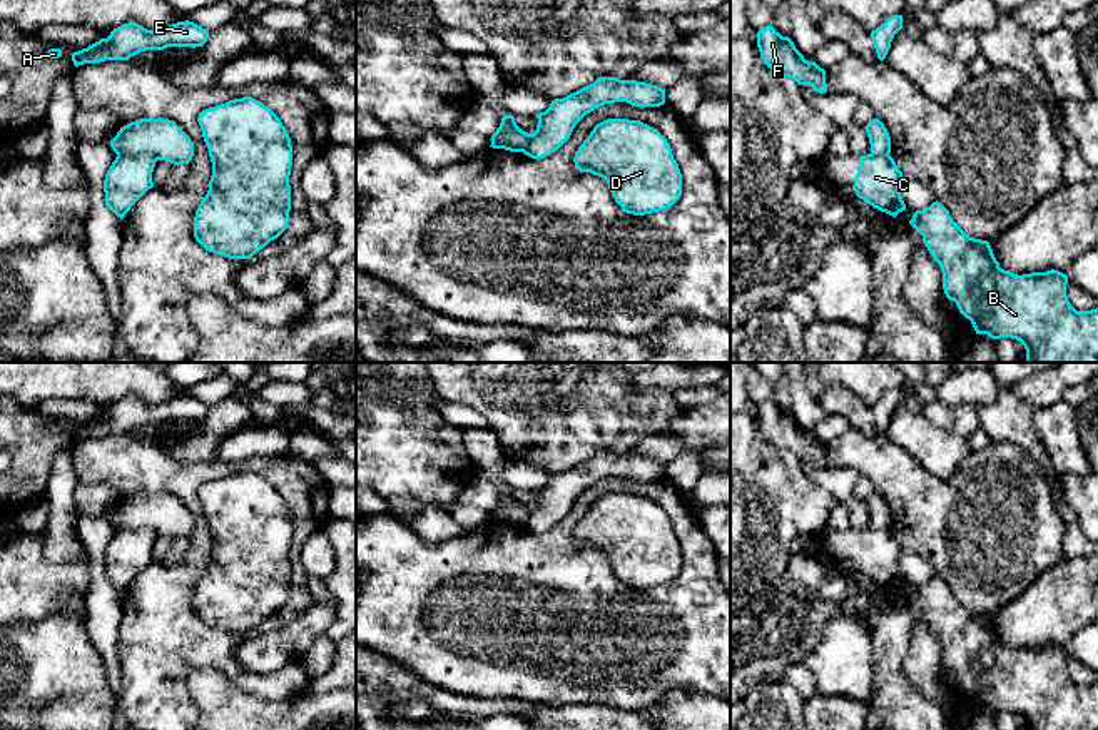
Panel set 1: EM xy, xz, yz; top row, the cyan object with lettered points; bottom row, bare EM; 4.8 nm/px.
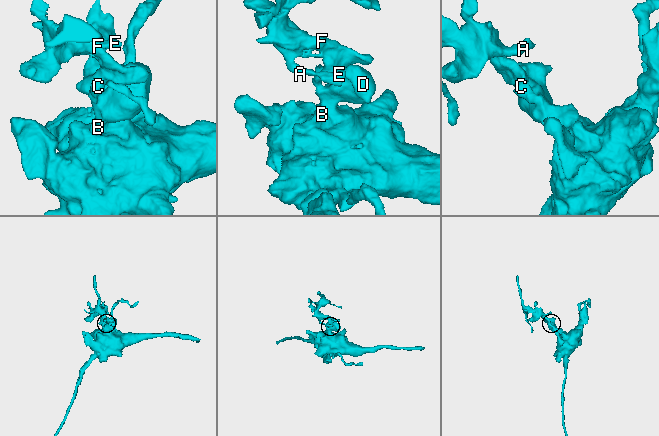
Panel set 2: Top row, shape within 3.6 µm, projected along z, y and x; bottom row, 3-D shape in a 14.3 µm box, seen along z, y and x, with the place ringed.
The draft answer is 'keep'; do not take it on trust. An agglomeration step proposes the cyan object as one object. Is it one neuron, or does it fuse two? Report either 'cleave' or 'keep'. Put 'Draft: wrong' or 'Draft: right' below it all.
cleave
Draft: wrong

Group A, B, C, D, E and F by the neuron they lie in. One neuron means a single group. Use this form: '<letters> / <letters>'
A E F / B C D

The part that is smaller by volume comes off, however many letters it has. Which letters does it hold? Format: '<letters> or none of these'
A, E, F

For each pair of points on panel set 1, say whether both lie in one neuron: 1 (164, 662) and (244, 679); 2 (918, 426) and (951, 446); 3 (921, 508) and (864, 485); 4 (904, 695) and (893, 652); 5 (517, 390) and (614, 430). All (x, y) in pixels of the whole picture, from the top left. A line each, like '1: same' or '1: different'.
1: same
2: same
3: different
4: same
5: same

